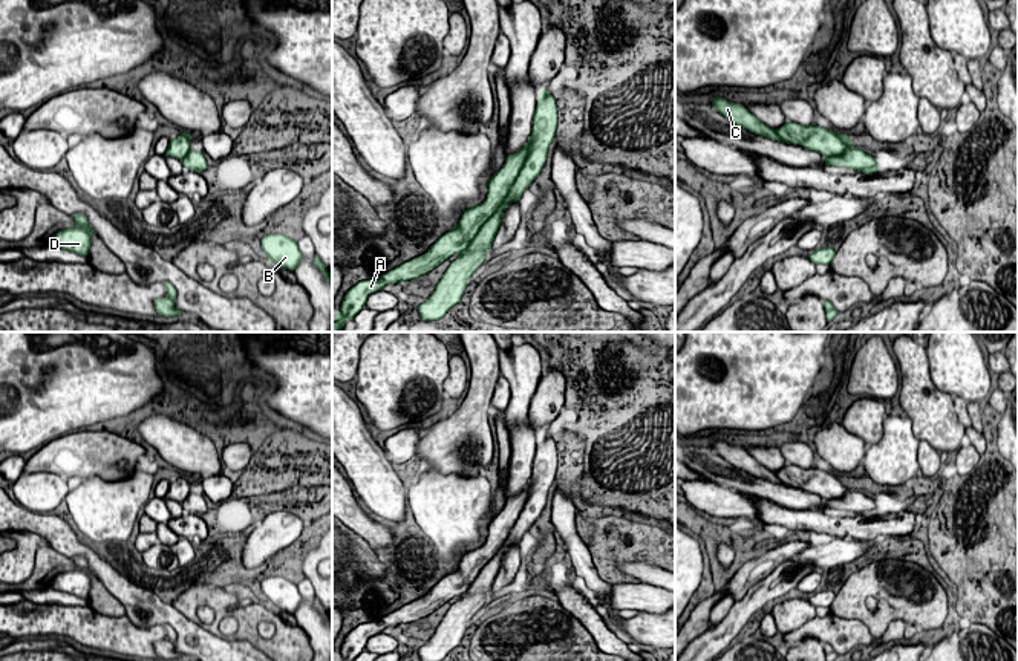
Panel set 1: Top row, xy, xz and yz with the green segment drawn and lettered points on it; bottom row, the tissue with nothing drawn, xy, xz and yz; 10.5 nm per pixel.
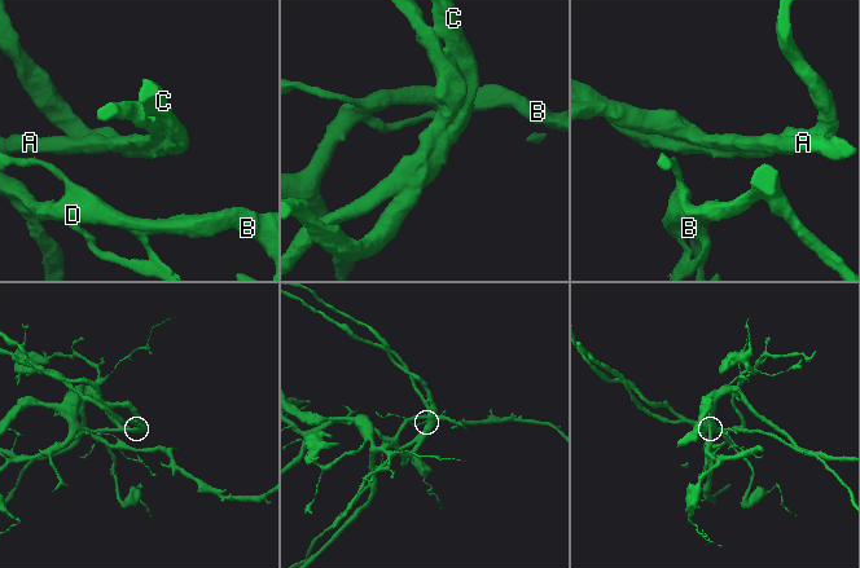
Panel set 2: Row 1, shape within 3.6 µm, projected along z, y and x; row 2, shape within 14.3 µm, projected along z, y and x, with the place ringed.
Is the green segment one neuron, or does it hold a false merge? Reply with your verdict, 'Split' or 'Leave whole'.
Split

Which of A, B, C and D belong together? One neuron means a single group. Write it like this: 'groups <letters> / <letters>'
groups A / B C D

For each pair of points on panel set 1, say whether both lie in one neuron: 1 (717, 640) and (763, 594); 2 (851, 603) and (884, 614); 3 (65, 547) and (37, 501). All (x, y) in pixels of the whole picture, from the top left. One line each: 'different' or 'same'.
1: same
2: same
3: different

